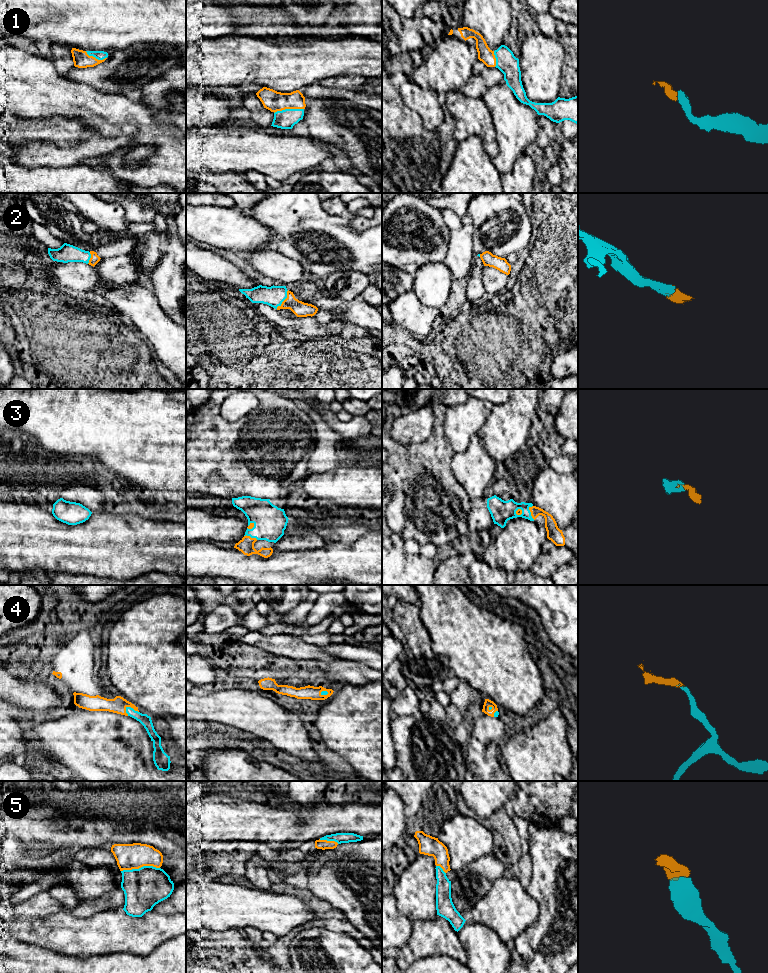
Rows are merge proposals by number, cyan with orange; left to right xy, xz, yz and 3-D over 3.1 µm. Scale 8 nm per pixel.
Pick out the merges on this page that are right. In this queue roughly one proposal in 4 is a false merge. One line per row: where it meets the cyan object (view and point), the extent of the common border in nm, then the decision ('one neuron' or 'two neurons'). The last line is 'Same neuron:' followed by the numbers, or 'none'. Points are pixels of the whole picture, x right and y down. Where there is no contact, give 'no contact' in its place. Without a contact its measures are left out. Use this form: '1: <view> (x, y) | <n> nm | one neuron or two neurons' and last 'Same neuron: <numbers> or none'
1: xz (288, 109) | 240 nm | one neuron
2: xz (285, 298) | 180 nm | one neuron
3: yz (530, 512) | 120 nm | one neuron
4: xy (132, 708) | 120 nm | one neuron
5: xy (141, 867) | 320 nm | one neuron
Same neuron: 1, 2, 3, 4, 5

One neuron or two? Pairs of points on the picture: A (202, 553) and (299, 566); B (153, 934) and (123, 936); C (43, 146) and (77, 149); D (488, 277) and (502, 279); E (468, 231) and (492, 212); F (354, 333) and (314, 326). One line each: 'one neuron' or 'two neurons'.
A: one neuron
B: one neuron
C: one neuron
D: one neuron
E: two neurons
F: two neurons

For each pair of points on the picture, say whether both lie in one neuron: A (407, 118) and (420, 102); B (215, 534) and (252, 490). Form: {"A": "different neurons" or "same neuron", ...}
{"A": "different neurons", "B": "different neurons"}

